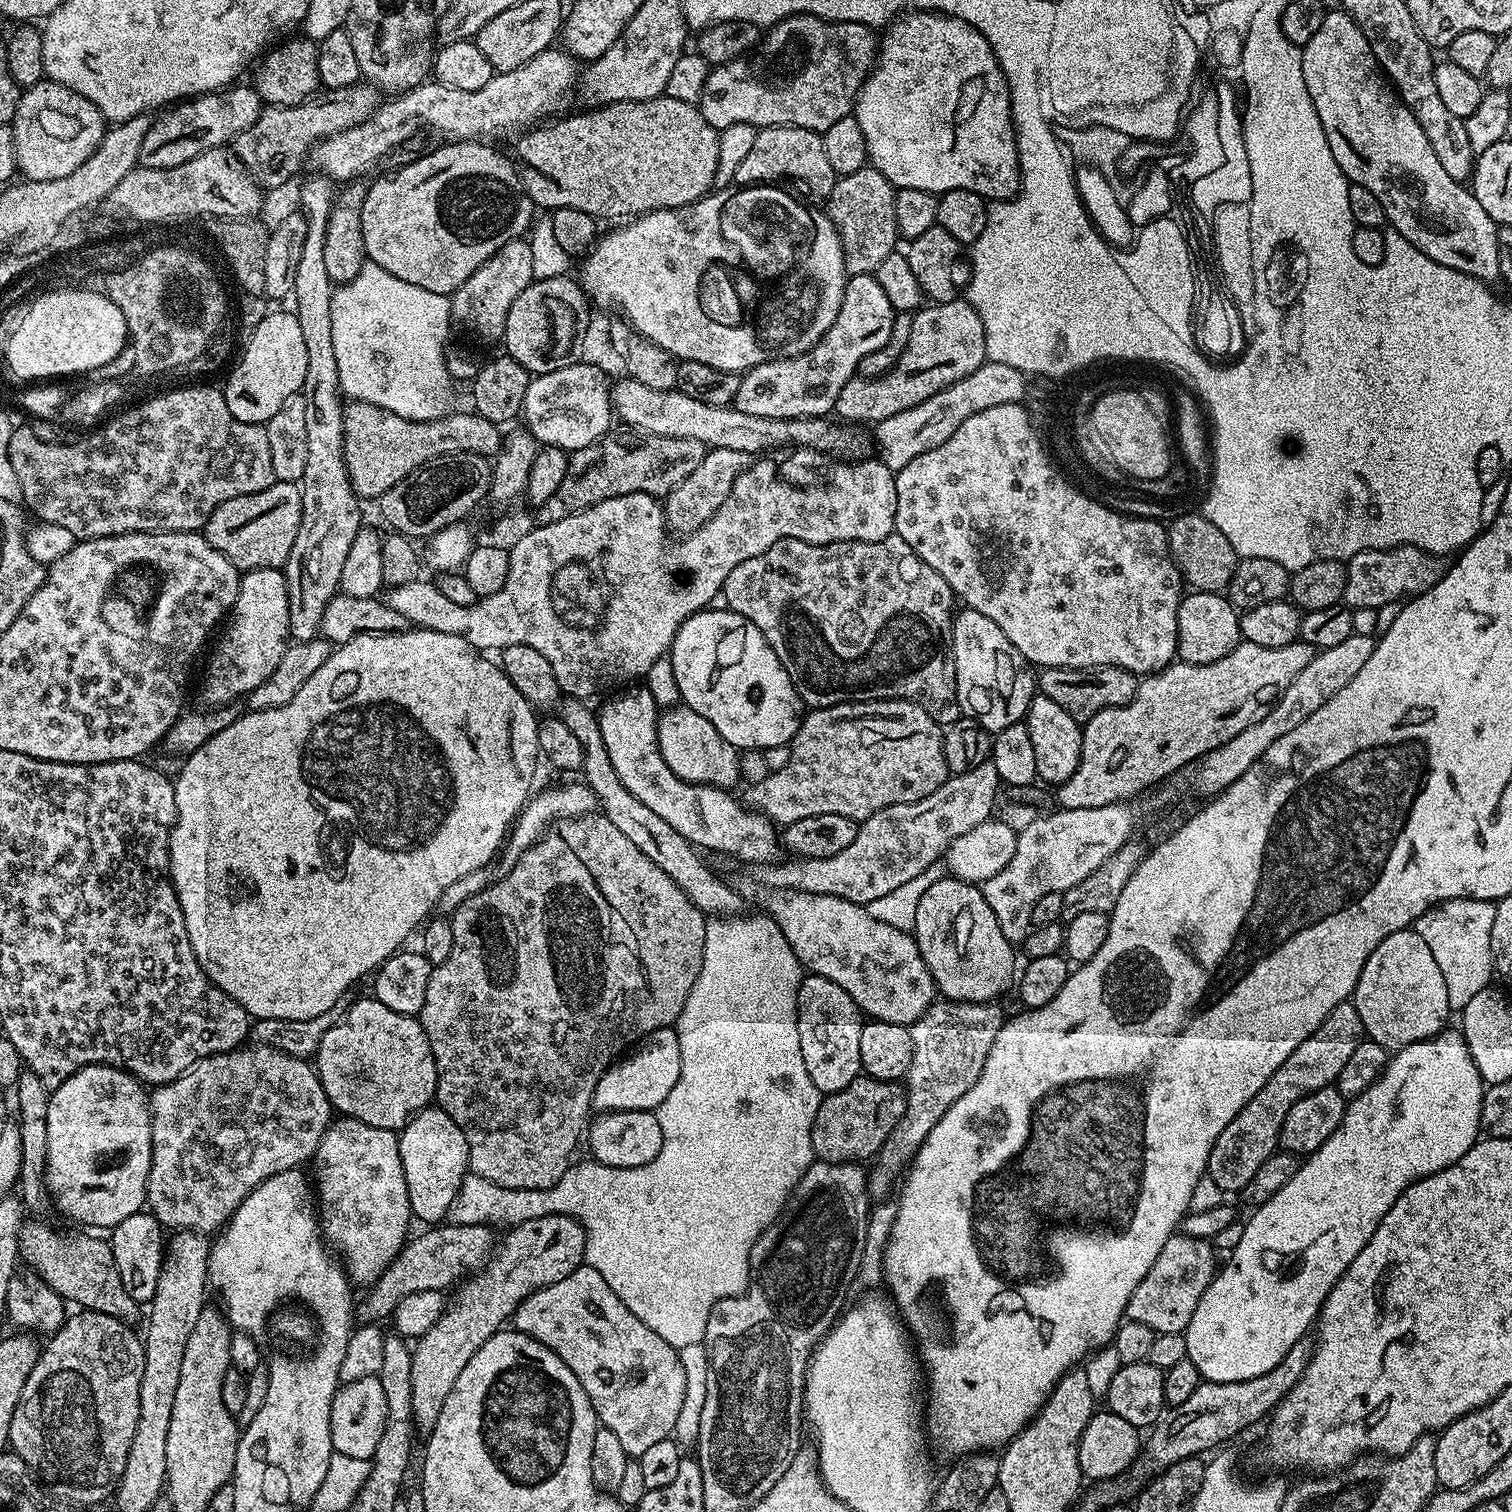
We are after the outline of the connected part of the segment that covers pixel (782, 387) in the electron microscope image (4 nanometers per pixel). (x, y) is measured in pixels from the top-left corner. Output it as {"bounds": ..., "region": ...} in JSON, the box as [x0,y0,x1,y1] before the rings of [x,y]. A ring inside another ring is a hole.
{"bounds":[734,275,896,418],"region":[[[875,275],[848,276],[838,318],[834,318],[816,345],[797,356],[771,360],[743,373],[734,407],[742,410],[742,414],[754,414],[758,418],[827,417],[835,409],[842,386],[857,375],[858,362],[862,362],[866,354],[886,346],[896,313],[890,306],[890,298],[886,298],[882,286],[878,286]]]}

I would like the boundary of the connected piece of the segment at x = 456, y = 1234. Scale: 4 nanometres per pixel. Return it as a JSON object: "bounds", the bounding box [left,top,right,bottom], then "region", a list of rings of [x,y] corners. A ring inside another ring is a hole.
{"bounds":[354,1222,493,1324],"region":[[[446,1222],[424,1231],[428,1232],[422,1233],[421,1236],[413,1235],[405,1243],[396,1259],[365,1291],[368,1293],[361,1300],[359,1297],[354,1308],[354,1316],[360,1324],[380,1324],[384,1320],[387,1321],[398,1302],[406,1298],[406,1294],[418,1294],[422,1290],[444,1292],[453,1283],[452,1288],[469,1274],[480,1272],[493,1254],[493,1229],[489,1225]]]}

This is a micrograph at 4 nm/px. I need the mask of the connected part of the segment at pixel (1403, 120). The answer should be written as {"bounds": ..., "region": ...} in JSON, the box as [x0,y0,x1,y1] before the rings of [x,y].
{"bounds":[1300,10,1499,282],"region":[[[1342,10],[1335,11],[1325,11],[1322,26],[1318,26],[1317,32],[1314,33],[1314,38],[1310,38],[1310,42],[1302,45],[1302,62],[1300,63],[1302,78],[1306,78],[1306,90],[1310,94],[1310,102],[1314,102],[1314,110],[1322,122],[1326,142],[1330,142],[1334,162],[1338,162],[1342,174],[1349,182],[1358,186],[1366,186],[1366,190],[1370,190],[1370,194],[1374,194],[1374,198],[1378,198],[1378,202],[1382,202],[1382,210],[1387,223],[1395,231],[1400,232],[1402,237],[1406,238],[1406,241],[1413,243],[1422,254],[1426,254],[1426,258],[1434,258],[1434,262],[1438,262],[1442,266],[1450,266],[1462,274],[1470,274],[1474,278],[1485,282],[1499,281],[1498,225],[1490,218],[1490,214],[1486,214],[1486,210],[1482,210],[1482,205],[1478,202],[1478,198],[1472,193],[1471,187],[1467,183],[1450,178],[1450,174],[1446,174],[1446,169],[1442,166],[1442,162],[1438,162],[1438,154],[1434,154],[1434,146],[1430,146],[1430,138],[1426,138],[1426,130],[1422,130],[1422,126],[1418,122],[1416,115],[1412,113],[1412,109],[1400,99],[1395,87],[1390,83],[1388,77],[1384,75],[1383,68],[1380,67],[1375,54],[1370,50],[1370,42],[1366,42],[1366,34],[1362,34],[1362,30],[1358,30],[1358,22],[1354,22],[1354,18],[1350,18],[1350,14],[1346,14]]]}

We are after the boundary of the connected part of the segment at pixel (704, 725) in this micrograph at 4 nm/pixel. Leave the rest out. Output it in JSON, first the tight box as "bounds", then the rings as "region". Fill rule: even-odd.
{"bounds":[656,706,741,790],"region":[[[683,706],[668,708],[659,713],[656,721],[656,741],[660,747],[666,766],[678,778],[691,784],[713,784],[715,788],[725,790],[735,789],[735,784],[741,783],[740,755],[741,753],[702,714]]]}

